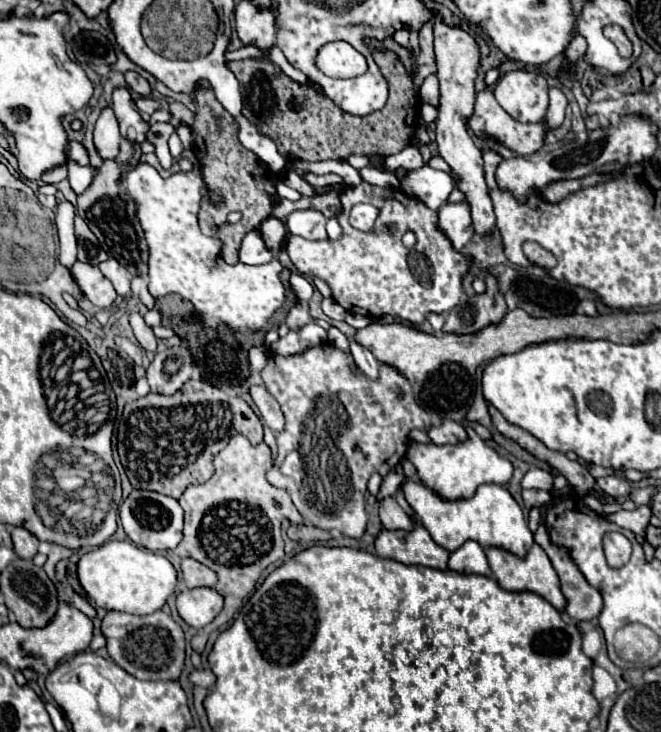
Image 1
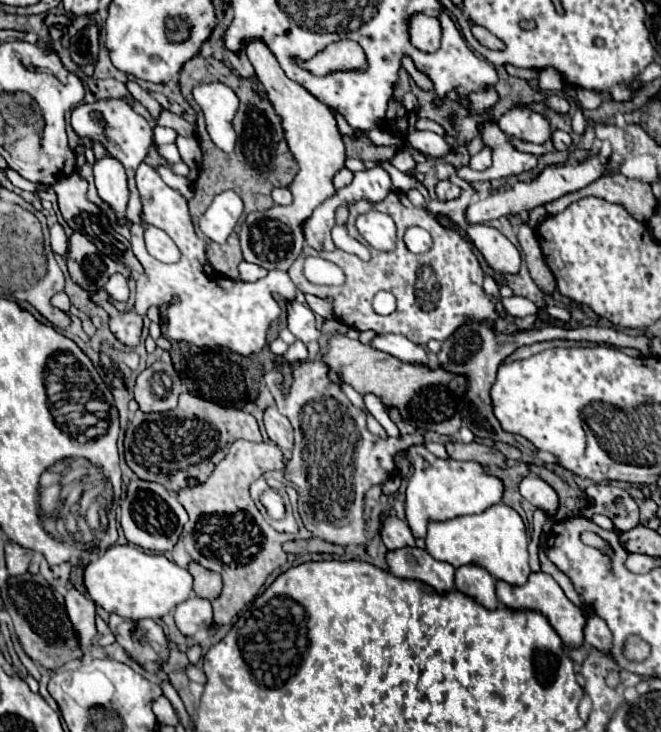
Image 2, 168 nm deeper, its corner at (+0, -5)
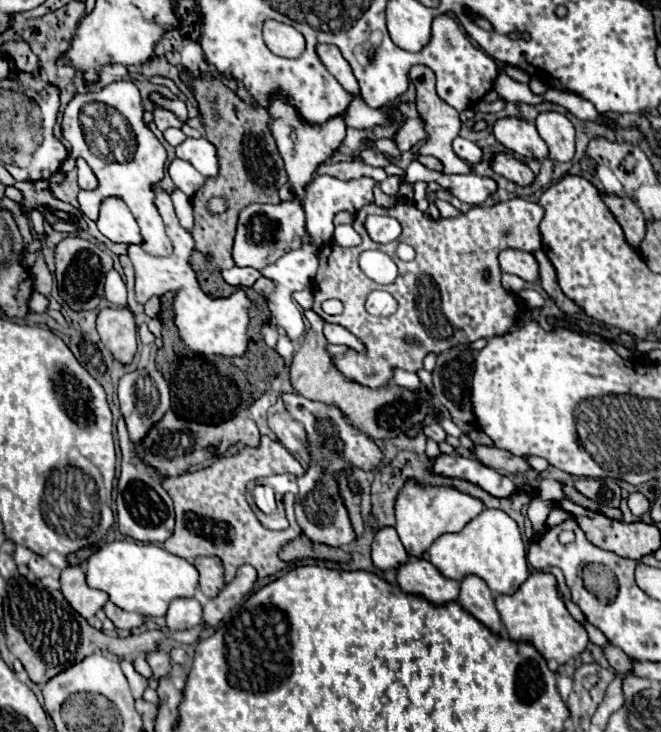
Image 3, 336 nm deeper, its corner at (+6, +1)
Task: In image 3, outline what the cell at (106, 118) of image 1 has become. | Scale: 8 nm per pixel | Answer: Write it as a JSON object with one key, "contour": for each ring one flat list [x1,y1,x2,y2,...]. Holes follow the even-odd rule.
{"contour":[[106,197,100,205,100,217,98,217,98,229,102,235,106,235,110,241,116,243,140,243,140,229,124,205,120,197]]}

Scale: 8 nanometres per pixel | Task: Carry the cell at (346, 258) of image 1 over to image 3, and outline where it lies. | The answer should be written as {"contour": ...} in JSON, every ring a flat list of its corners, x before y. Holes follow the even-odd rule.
{"contour":[[516,197,516,199,510,199,510,201,504,201,504,203,496,203,494,207,474,207,470,209,468,213,462,213,460,217,456,219,440,219,440,221,434,221,434,219,428,219,422,211,416,209,416,205,408,203,408,201,402,201,398,199,398,203,394,207,378,207,378,205,366,205,364,209,360,209,356,213,356,219,352,223,352,227,358,231,358,235,362,237,362,245,354,247,354,249,344,249,336,243,328,243,320,249,320,261,318,261,318,271,316,271,316,281,314,281,314,305,312,309,328,323,338,323,342,327,346,327,348,331,352,331,368,349,368,355,358,355,354,351,350,351,348,355,344,357,336,357,334,359,334,365,346,375,346,379,350,381,358,381,362,385,368,385,368,387,382,387,390,381,392,377,392,367,402,367,406,371,412,371,416,373,418,369,422,369,422,359,426,353,442,353,446,349,452,349,456,345,462,345,462,343,472,343,480,337,492,337,492,335,504,335,516,321,518,317,522,315,522,303,516,295,508,293,502,289,500,285,500,267,498,267,498,253,502,249,522,249,522,251,536,251,542,247,540,243,540,237,538,237,538,225,542,221,542,215,544,215,544,209,534,203,534,201,526,201,522,197],[370,213,380,213,380,215,390,215,390,217,396,217,402,225,402,235,398,241,392,241,392,243,386,243,386,245,380,245,380,243,374,243,368,235,366,235,366,229,364,229,364,219,366,215],[400,243,408,243,410,247,414,247,416,251,416,257,412,261,400,261,398,255,396,255,396,247],[364,249,380,249,384,253,388,253,396,265,398,265,398,277,392,285,378,285,374,283,372,279,368,279,360,265,358,265,358,253,362,253],[484,271,488,271,488,279,484,279],[374,289,384,289,388,293,394,295,394,299,398,301,398,311,392,315,392,317,374,317,370,315,366,309,364,309,364,301,366,301,366,295],[330,297,336,297,344,303,344,311,336,317,328,315,322,311,322,301,324,299,330,299],[404,337,414,337,414,345,410,343,404,343]]}

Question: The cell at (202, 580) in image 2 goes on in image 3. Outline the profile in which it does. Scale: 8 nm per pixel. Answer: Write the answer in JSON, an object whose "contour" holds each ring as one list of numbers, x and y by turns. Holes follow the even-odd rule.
{"contour":[[196,557,194,567,200,573,198,589,208,597,216,597,220,593,220,589,224,587,222,563,216,557]]}

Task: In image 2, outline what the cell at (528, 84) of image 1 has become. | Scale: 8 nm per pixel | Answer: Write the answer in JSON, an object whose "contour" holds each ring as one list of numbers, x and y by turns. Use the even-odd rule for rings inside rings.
{"contour":[[512,107,508,113,502,115,502,119,498,121,498,127,508,137,516,137,536,145,546,143,552,133,548,121,540,113,534,113,526,107]]}

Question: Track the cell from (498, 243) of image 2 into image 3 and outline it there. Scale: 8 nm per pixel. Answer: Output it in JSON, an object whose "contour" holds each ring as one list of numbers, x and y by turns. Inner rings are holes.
{"contour":[[504,249,498,255,502,273,518,275,524,281,538,281,538,263,536,259,520,249]]}

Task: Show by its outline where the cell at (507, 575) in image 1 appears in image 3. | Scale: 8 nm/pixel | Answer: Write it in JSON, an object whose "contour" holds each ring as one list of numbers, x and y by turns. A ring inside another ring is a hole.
{"contour":[[532,573,514,595,496,595,496,609,502,617,508,637,516,641,530,641,548,661,554,659,562,665,570,657,582,653,590,641,586,629,568,613,558,593,558,581,552,573]]}

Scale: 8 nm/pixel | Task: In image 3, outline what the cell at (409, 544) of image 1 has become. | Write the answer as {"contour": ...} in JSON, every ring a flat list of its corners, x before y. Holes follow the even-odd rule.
{"contour":[[428,559,406,561,396,573,396,581,406,593,424,595,428,601,444,605,456,601,460,593,460,583,446,579]]}

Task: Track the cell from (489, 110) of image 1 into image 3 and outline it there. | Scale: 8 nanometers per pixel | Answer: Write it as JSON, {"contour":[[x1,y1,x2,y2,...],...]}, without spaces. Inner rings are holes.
{"contour":[[494,151,490,167,494,173,498,173,518,185,530,185,534,179,532,169,526,163,522,163,514,153,508,153,508,151]]}

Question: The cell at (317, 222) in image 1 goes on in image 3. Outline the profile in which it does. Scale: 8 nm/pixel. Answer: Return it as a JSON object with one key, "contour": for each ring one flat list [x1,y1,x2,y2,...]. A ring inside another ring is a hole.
{"contour":[[318,175,306,189,306,199,304,199,304,211,306,211,306,229,308,229,308,237,310,243,314,247,322,247,328,245,332,239,332,231,334,231,334,215,338,211,350,211,356,213,360,207,368,205,374,201,372,195,374,189,374,179,370,177,360,177,360,179,352,179,352,181,340,181,336,177,328,177,328,175]]}

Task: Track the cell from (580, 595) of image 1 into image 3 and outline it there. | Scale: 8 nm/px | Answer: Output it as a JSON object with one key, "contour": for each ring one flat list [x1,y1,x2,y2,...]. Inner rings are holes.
{"contour":[[608,643,602,651,604,651,604,657,608,659,610,667,612,667,616,673,626,673,626,671,632,667,632,659,630,659,620,647]]}

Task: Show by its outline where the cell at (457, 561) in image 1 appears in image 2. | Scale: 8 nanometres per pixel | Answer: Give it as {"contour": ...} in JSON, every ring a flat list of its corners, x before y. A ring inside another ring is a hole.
{"contour":[[464,565,456,569,456,589,486,609,496,609,500,603,496,599,496,581,490,577,490,573,476,565]]}

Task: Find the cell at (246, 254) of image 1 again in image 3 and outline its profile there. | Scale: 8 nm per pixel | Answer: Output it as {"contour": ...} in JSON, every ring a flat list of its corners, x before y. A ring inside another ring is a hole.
{"contour":[[234,265,232,269,224,269,222,277,226,279,226,283,230,283,234,287,252,287,254,281,260,277,260,271,252,269,252,267]]}

